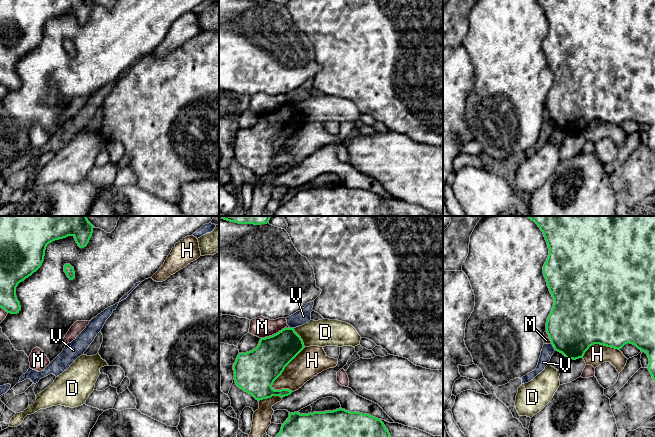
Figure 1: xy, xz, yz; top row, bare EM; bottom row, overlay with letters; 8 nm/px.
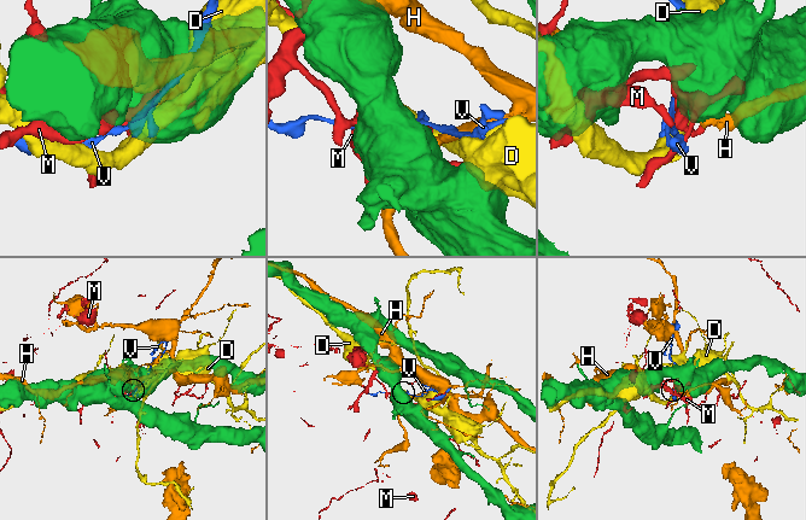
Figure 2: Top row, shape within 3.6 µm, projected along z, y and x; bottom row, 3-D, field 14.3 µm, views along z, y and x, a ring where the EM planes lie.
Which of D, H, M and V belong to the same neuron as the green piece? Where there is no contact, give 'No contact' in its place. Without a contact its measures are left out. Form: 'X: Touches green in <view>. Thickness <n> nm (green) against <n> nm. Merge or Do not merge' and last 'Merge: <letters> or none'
D: Touches green in xz. Thickness 280 nm (green) against 220 nm. Do not merge
H: Touches green in xz. Thickness 340 nm (green) against 220 nm. Do not merge
M: Touches green in xz. Thickness 300 nm (green) against 170 nm. Do not merge
V: Touches green in yz. Thickness 420 nm (green) against 100 nm. Do not merge
Merge: none

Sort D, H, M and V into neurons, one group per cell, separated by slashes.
D / H / M / V

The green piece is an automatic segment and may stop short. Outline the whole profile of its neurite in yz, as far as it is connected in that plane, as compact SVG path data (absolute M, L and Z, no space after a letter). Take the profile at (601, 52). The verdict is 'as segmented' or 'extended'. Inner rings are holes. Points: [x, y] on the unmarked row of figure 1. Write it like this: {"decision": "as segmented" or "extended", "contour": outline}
{"decision": "as segmented", "contour": "M537 0L543 8L549 24L543 50L554 75L553 84L546 98L546 108L554 125L566 135L583 134L590 122L600 120L620 126L625 120L633 120L649 134L648 146L655 158L655 0Z"}

